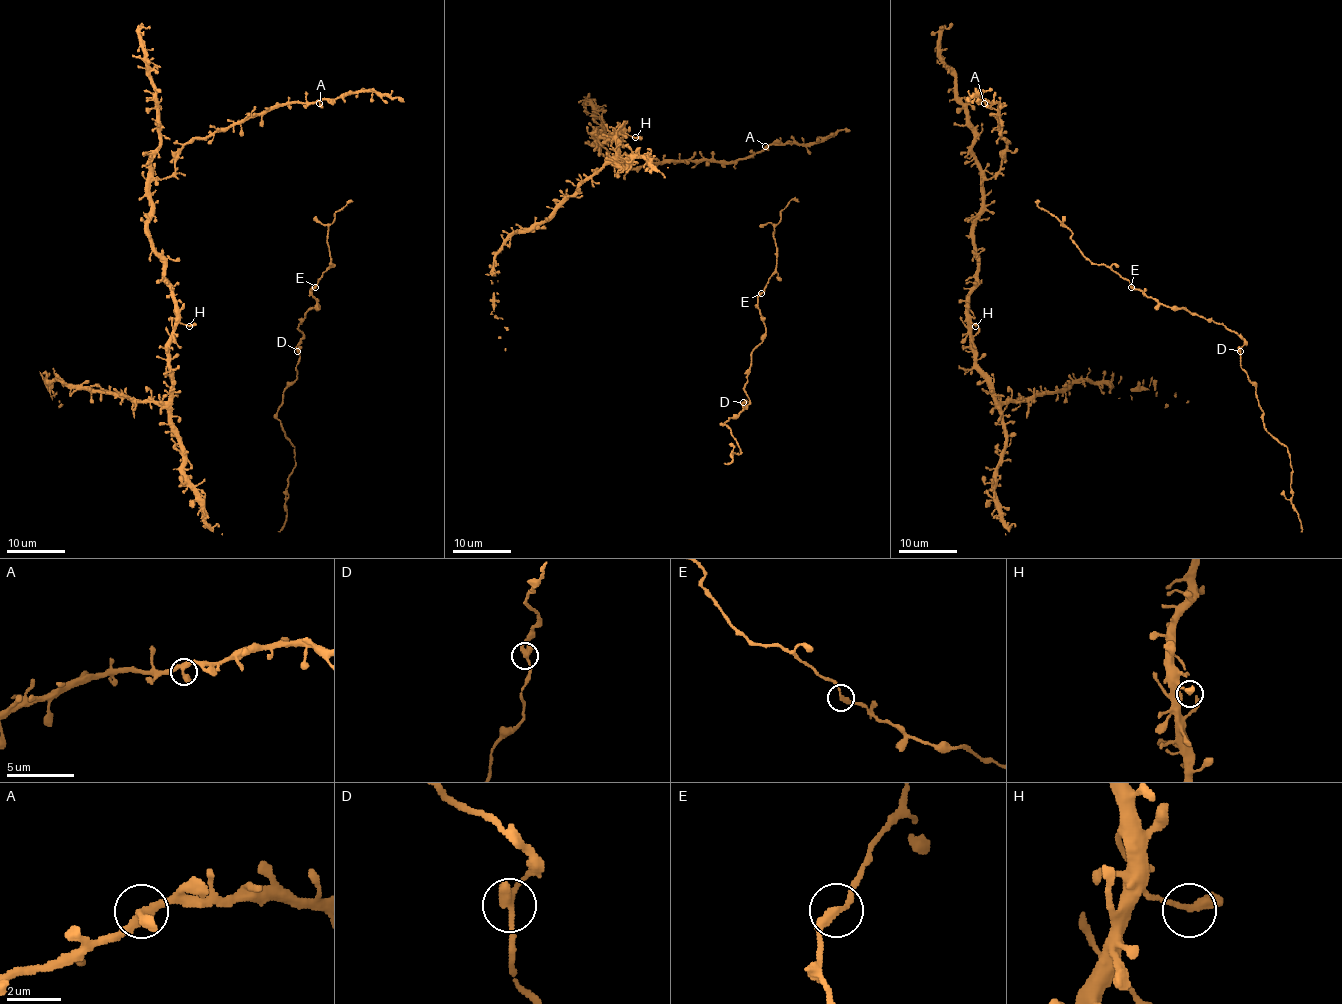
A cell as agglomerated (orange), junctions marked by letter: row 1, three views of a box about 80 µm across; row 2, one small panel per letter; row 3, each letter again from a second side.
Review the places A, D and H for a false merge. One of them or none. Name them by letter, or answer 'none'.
none

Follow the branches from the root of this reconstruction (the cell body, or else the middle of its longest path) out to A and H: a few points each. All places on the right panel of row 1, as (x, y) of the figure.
A: (999, 111), (997, 103), (984, 103)
H: (999, 111), (1006, 151), (1000, 169), (981, 184), (981, 214), (974, 227), (977, 282), (968, 317), (975, 326)

